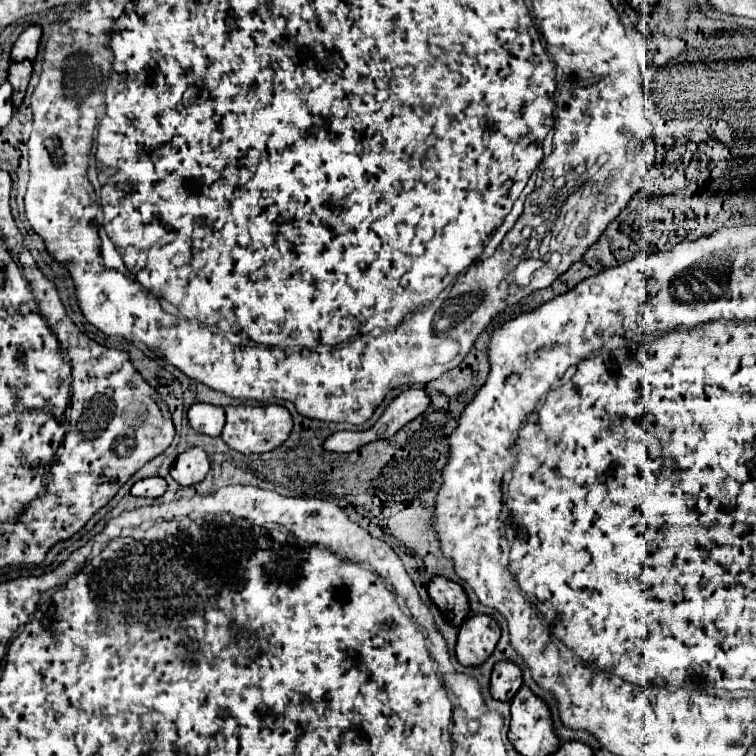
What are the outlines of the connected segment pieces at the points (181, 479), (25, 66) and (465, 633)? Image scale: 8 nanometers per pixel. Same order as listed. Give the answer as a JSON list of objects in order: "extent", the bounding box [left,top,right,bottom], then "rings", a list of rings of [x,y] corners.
[{"extent":[170,447,210,485],"rings":[[[192,447],[176,457],[176,463],[170,469],[170,475],[180,485],[196,485],[210,471],[210,457],[202,447]]]},{"extent":[8,61,32,109],"rings":[[[12,61],[10,63],[8,81],[14,87],[14,93],[12,93],[12,105],[14,105],[14,109],[18,109],[22,105],[22,101],[24,101],[24,93],[26,93],[30,75],[32,75],[32,63],[30,61],[18,61],[18,63]]]},{"extent":[456,615,500,665],"rings":[[[470,615],[458,633],[456,657],[462,665],[480,665],[500,639],[500,625],[492,615]]]}]

